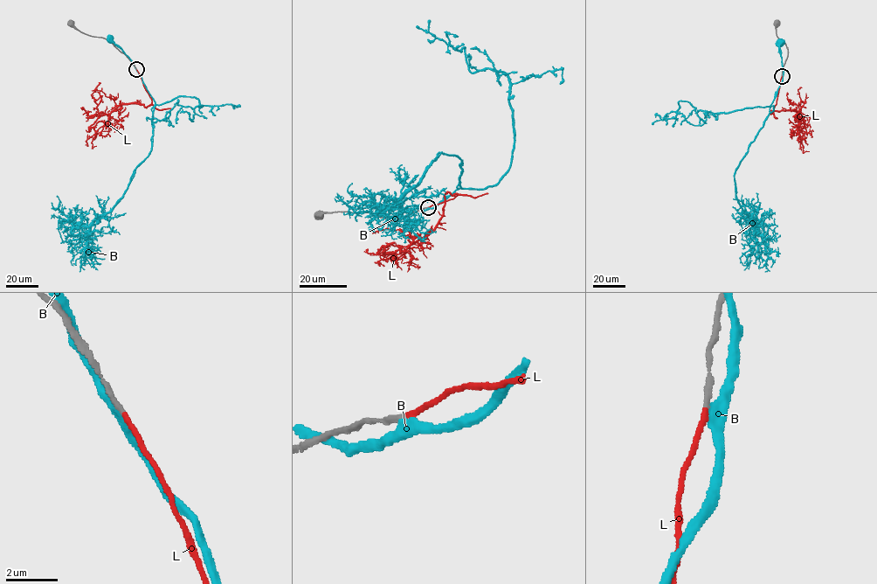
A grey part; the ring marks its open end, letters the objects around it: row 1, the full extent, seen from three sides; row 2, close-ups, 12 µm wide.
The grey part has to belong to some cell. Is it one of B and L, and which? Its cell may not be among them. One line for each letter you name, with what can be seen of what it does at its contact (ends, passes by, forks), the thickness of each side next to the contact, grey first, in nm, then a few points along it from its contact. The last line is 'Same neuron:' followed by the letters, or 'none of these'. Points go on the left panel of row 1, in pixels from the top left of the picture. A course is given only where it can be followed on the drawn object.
L: It ends there. Thickness 200 nm (grey) against 200 nm. Its course: (136, 69), (151, 100), (145, 107), (124, 103), (100, 114), (91, 95), (100, 82)
Same neuron: L

